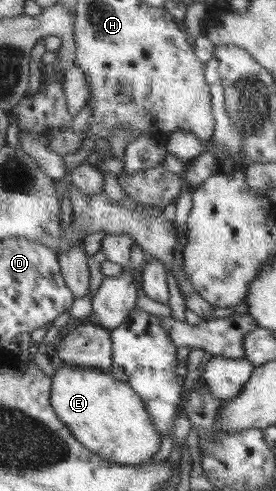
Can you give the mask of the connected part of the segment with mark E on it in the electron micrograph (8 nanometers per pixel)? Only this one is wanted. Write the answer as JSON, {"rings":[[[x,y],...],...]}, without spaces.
{"rings":[[[56,363],[53,375],[50,406],[78,443],[110,463],[150,464],[162,439],[152,426],[139,394],[129,384],[114,378],[110,372],[59,363]]]}

